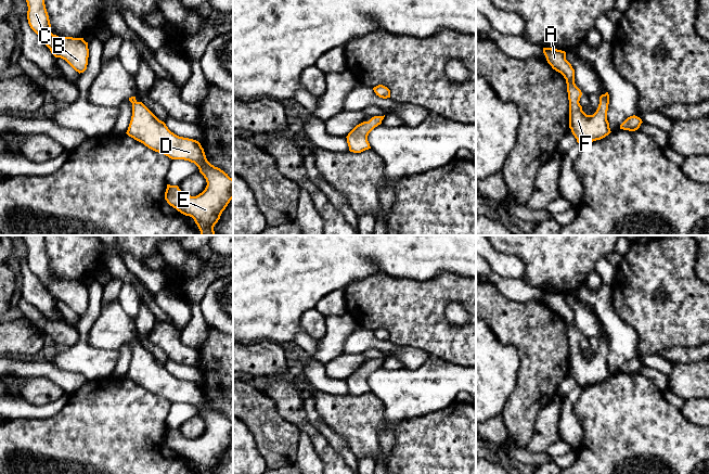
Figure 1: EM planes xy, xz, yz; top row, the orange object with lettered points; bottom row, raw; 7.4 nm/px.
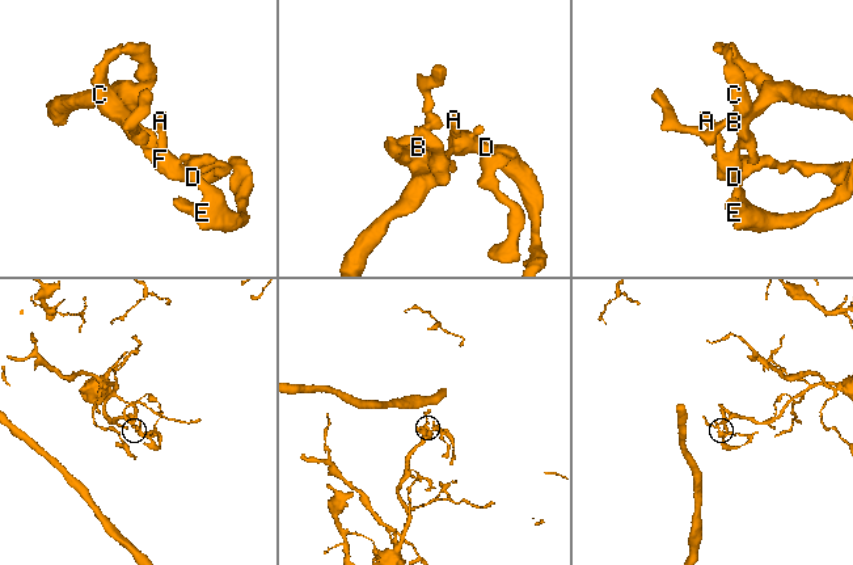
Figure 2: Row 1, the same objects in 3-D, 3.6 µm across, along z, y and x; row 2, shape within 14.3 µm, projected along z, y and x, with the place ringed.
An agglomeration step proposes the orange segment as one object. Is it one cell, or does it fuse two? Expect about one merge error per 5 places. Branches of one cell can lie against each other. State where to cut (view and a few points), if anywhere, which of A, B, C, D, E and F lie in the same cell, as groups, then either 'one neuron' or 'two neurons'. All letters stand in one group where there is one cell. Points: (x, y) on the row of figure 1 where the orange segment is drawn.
cut none; groups A B C D E F; one neuron

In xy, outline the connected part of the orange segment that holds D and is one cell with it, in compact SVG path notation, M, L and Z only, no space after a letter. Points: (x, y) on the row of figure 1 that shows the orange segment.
M136 97L129 98L129 101L132 103L132 116L126 132L129 137L171 159L189 161L198 167L199 172L207 182L202 193L196 196L191 196L184 194L178 185L167 184L165 200L181 214L192 217L201 231L201 235L215 235L214 227L233 198L233 179L207 161L204 149L198 141L179 137L171 132L166 124L159 120L142 102L138 102Z

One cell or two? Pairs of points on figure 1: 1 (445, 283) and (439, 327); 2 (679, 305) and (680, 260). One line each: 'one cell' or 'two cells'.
1: one cell
2: one cell

